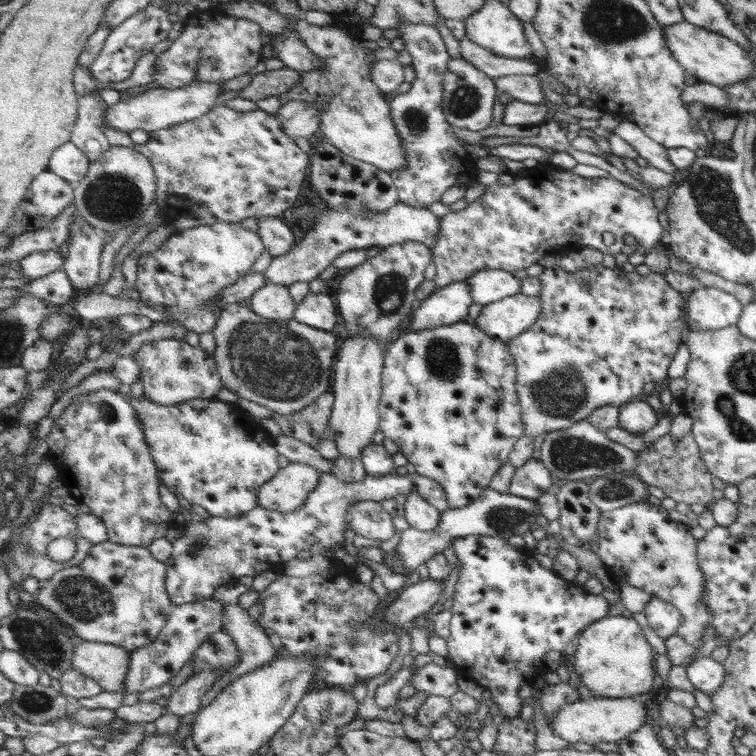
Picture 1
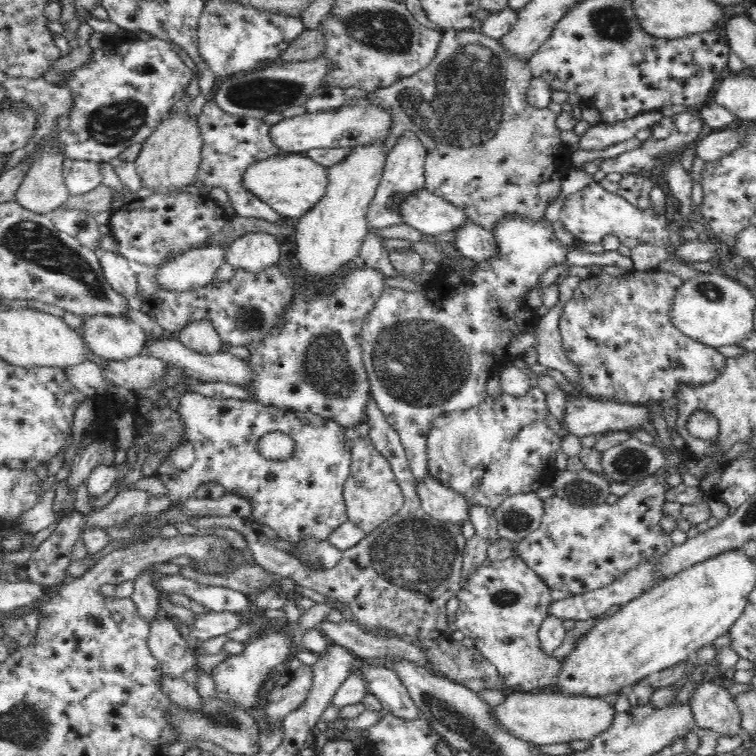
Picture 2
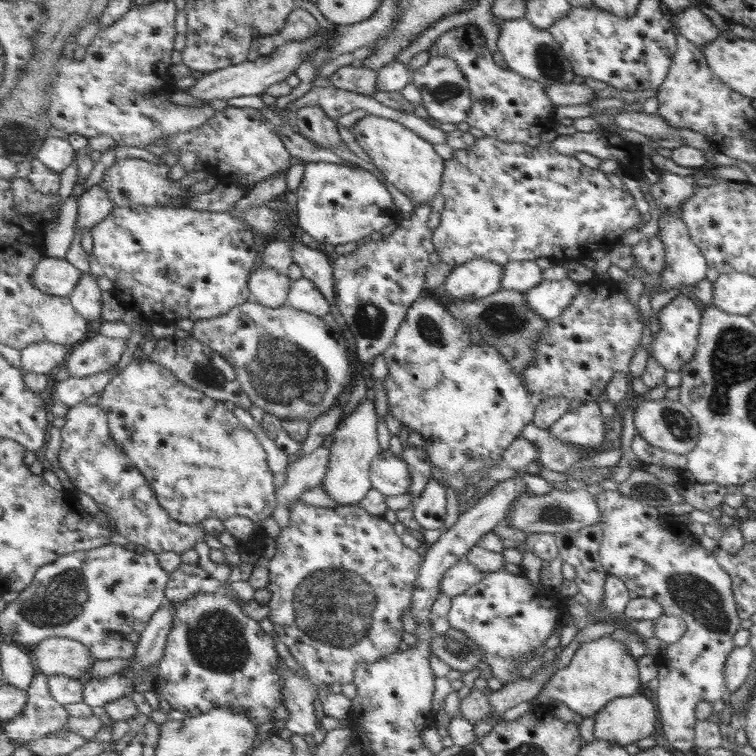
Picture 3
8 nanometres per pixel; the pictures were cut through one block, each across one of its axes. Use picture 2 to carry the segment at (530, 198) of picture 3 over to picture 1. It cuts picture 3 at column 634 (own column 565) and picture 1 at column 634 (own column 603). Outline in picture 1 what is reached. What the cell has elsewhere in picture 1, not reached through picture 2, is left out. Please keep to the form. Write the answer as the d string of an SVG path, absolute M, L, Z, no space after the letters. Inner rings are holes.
M539 162L533 170L525 170L513 178L511 184L495 184L483 186L483 192L477 200L467 202L467 206L459 212L447 212L443 218L439 218L439 234L435 238L435 244L431 246L433 266L435 266L435 286L449 286L451 282L467 280L475 272L483 270L507 270L515 272L521 268L529 268L531 264L537 264L543 256L559 256L559 254L577 254L583 248L595 248L603 254L619 254L627 250L623 238L631 236L639 250L647 252L653 248L661 248L661 232L657 220L657 210L653 206L653 200L643 194L639 188L633 188L629 184L623 184L615 178L581 178L573 172L567 172L563 168L555 168L553 164ZM603 232L609 232L613 236L613 242L609 246L603 246L601 236Z

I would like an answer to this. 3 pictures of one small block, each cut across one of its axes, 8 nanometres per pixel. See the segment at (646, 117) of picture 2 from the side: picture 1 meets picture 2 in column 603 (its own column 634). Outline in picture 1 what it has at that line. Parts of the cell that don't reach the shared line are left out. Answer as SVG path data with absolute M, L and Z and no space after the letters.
M621 120L621 122L615 126L613 134L615 134L617 138L621 138L625 144L629 144L643 160L647 160L647 164L649 164L651 168L657 168L657 170L661 170L661 172L665 172L665 174L675 176L677 168L669 162L669 158L667 158L667 148L661 146L661 144L657 144L657 142L651 142L641 130L637 130L637 126L635 126L633 122Z

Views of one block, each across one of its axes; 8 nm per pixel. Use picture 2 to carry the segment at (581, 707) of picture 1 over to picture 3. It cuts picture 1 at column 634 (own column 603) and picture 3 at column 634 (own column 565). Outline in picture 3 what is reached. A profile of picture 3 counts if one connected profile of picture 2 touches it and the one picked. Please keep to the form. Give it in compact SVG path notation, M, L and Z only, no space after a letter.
M635 692L627 698L615 698L595 714L593 736L599 740L615 742L619 746L637 744L639 738L653 736L657 708L643 694Z

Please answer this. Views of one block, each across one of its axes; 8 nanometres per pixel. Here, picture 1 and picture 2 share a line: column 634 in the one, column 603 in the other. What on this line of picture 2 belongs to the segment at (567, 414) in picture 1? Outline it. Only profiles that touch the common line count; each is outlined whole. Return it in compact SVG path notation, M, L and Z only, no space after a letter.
M660 270L636 272L632 276L616 278L606 272L586 278L574 290L574 296L566 302L564 314L560 318L560 332L568 360L578 368L582 376L584 394L592 400L606 400L616 404L648 404L648 402L668 402L676 400L680 388L708 386L720 374L724 374L726 358L692 338L686 338L672 324L672 298L684 282Z

